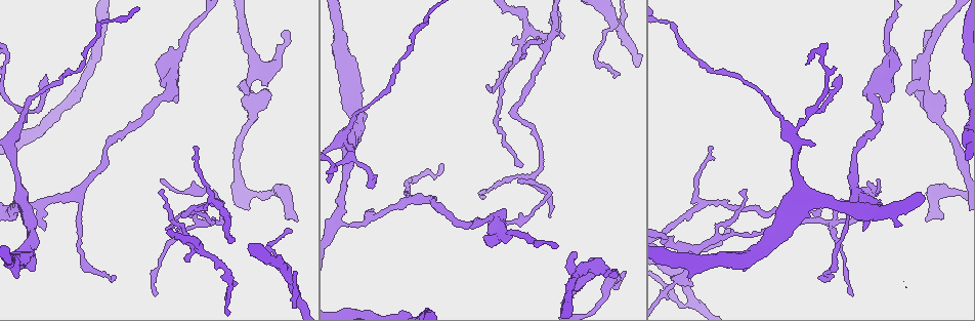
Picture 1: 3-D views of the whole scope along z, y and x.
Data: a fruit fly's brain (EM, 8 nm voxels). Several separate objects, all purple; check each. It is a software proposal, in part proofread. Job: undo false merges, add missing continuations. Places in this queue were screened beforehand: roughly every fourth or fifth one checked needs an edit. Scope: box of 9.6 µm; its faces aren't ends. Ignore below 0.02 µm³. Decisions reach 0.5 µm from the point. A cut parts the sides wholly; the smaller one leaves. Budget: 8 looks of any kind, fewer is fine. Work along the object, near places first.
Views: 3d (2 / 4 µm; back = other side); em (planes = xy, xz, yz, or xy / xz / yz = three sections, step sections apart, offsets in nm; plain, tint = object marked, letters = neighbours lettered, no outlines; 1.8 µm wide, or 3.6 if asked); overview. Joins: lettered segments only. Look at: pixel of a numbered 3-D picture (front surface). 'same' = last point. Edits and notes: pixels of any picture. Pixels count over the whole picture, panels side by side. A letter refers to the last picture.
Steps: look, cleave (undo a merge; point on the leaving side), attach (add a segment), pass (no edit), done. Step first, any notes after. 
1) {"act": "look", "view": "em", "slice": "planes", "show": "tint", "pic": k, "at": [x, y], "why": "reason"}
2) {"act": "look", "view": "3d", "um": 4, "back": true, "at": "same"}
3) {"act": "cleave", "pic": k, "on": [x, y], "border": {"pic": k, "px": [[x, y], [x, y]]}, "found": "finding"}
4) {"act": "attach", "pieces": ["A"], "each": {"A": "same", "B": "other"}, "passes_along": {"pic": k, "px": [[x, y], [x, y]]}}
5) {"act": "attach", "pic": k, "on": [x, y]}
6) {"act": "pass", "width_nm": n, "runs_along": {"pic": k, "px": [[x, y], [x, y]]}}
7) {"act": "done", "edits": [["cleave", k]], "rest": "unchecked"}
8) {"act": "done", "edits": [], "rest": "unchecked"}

{"act": "look", "view": "3d", "um": 4, "pic": 1, "at": [342, 135], "why": "abrupt turn"}

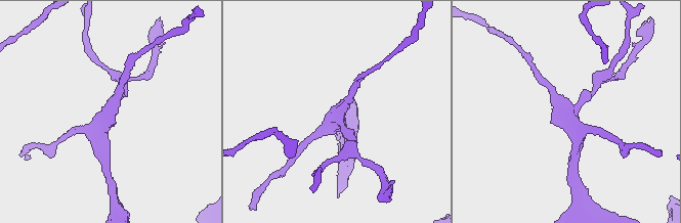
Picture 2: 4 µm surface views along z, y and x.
{"act": "look", "view": "em", "slice": "planes", "show": "plain", "pic": 2, "at": [107, 113], "arms": 4}

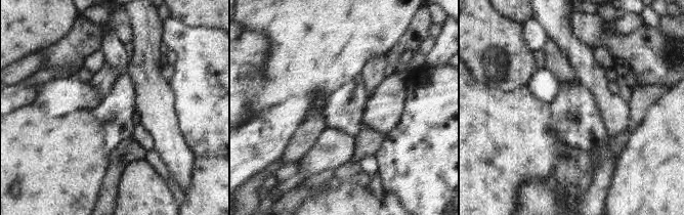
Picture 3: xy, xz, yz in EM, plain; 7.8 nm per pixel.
{"act": "look", "view": "em", "slice": "planes", "show": "letters", "at": "same", "why": "what lies round it"}

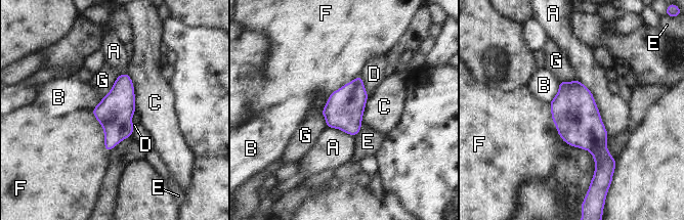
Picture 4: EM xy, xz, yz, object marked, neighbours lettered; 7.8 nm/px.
{"act": "pass", "width_nm": 280, "each": {"A": "other", "B": "other", "C": "other", "D": "other", "E": "other", "F": "other", "G": "other"}, "border": {"pic": 4, "px": [[119, 75], [110, 91], [100, 100]]}, "found": "one neuron here"}

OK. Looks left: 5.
{"act": "look", "view": "3d", "um": 2, "pic": 1, "at": [925, 31], "why": "an open end"}

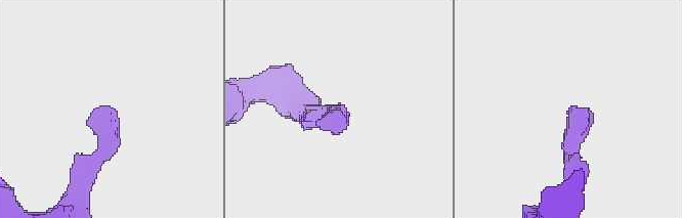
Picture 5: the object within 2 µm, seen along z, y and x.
{"act": "look", "view": "em", "um": 3.6, "slice": "planes", "show": "letters", "pic": 5, "at": [571, 106]}

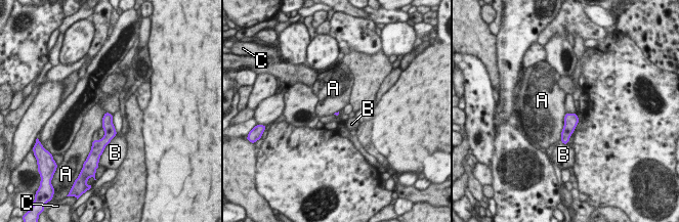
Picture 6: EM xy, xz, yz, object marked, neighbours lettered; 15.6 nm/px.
{"act": "pass", "each": {"A": "other", "B": "other", "C": "other"}, "border": {"pic": 6, "px": [[566, 113], [563, 119], [560, 139]]}, "found": "no lettered segment goes on from it"}

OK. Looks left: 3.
{"act": "look", "view": "3d", "um": 2, "pic": 1, "at": [926, 222]}

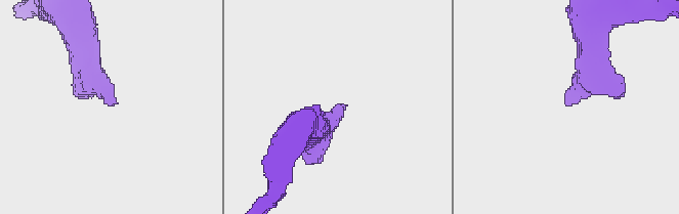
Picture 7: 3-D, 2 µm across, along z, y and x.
{"act": "look", "view": "em", "slice": "planes", "show": "letters", "pic": 7, "at": [115, 103]}

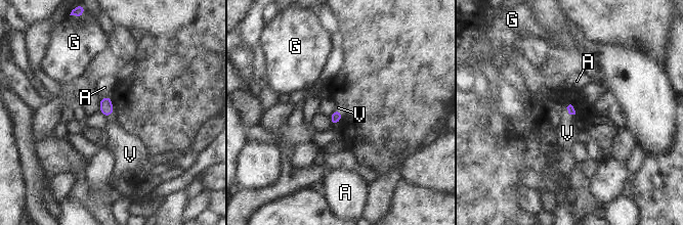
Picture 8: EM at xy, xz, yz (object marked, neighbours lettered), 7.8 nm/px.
{"act": "attach", "pieces": ["V"], "longest_contact_nm": ["A", 90], "each": {"A": "other", "G": "other", "V": "same"}, "passes_along": {"pic": 8, "px": [[570, 108], [568, 113], [567, 133]]}, "found": "it goes on there"}

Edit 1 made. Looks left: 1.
{"act": "done", "edits": [["attach", 8]], "rest": "unchecked"}

